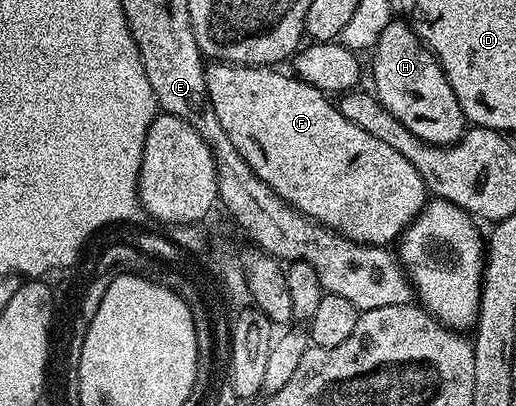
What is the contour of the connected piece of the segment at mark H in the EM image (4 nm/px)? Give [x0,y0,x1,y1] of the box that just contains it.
[371,18,465,144]

